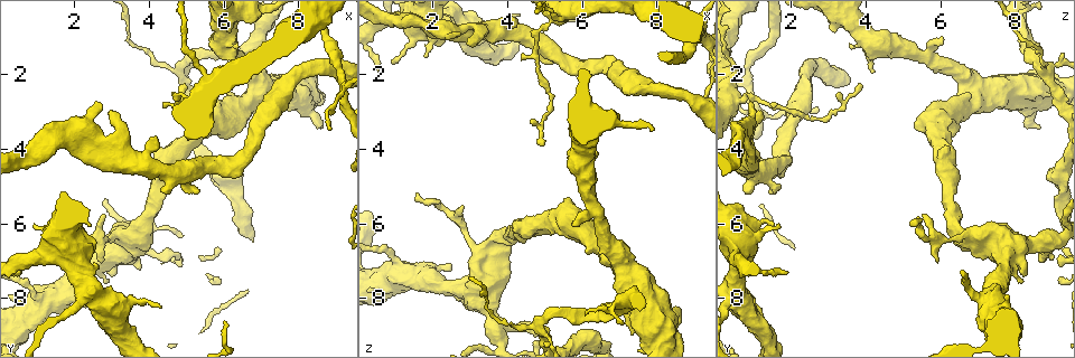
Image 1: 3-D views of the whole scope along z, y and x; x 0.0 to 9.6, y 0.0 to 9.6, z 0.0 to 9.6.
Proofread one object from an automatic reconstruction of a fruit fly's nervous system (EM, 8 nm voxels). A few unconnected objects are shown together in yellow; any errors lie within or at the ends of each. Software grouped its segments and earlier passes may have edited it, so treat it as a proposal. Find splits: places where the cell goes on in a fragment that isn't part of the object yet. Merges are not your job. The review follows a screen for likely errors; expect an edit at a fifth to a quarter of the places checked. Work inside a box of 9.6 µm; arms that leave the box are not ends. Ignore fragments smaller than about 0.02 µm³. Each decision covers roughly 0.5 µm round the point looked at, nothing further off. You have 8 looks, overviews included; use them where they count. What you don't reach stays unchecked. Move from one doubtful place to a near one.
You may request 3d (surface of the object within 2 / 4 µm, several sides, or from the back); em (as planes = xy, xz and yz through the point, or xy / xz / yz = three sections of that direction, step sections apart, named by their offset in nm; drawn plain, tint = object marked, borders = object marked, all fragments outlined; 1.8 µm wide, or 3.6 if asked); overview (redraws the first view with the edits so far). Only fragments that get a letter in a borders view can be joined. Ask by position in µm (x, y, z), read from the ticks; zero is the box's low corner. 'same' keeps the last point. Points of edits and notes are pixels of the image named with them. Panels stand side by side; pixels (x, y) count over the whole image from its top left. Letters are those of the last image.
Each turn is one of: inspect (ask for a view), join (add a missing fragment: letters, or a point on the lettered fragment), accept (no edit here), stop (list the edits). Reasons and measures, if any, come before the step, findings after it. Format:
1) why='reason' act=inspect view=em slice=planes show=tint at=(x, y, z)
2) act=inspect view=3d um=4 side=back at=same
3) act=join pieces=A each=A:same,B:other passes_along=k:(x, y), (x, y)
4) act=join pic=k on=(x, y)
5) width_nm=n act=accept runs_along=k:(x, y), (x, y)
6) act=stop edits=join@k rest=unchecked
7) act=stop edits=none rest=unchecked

why='calibre changes' act=inspect view=3d um=2 at=(0.80, 7.75, 6.70)

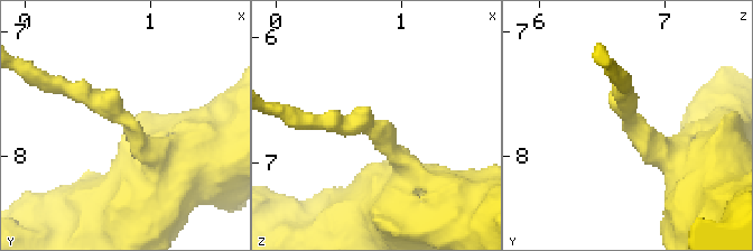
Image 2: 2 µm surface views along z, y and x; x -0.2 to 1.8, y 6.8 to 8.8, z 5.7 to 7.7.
why='shape alone is not enough' act=inspect view=em slice=planes show=borders at=(0.80, 7.70, 6.76)

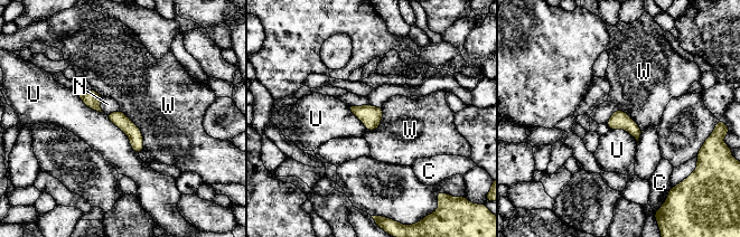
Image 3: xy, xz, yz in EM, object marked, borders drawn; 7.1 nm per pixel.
width_nm=110 act=accept each=C:other,N:other,U:other,W:other runs_along=3:(111, 115), (134, 134), (138, 149) found='no lettered fragment goes on from it'

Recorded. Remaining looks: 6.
why='branch stops here' act=inspect view=3d um=4 at=(5.80, 1.00, 6.05)

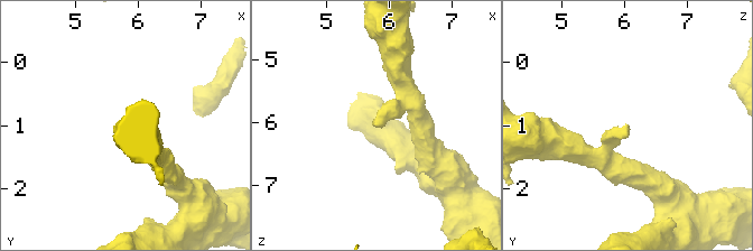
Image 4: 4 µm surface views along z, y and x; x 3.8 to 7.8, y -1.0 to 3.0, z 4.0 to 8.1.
act=inspect view=em slice=planes show=tint at=(5.80, 1.00, 6.00)

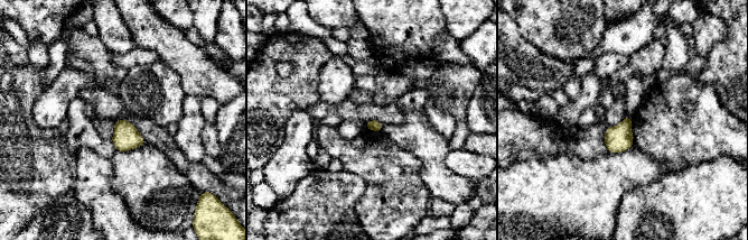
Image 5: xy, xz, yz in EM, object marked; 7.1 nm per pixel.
act=inspect view=em slice=planes show=borders at=same

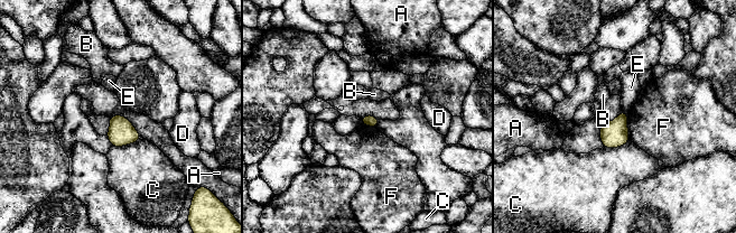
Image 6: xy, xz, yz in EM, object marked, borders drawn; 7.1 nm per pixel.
longest_contact=C:220nm act=accept each=A:other,B:other,C:other,D:other,E:other,F:other border=6:(623, 111), (626, 113) found='no lettered fragment goes on from it'

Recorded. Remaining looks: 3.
why='an open end' act=inspect view=3d um=4 at=(2.95, 2.95, 1.15)

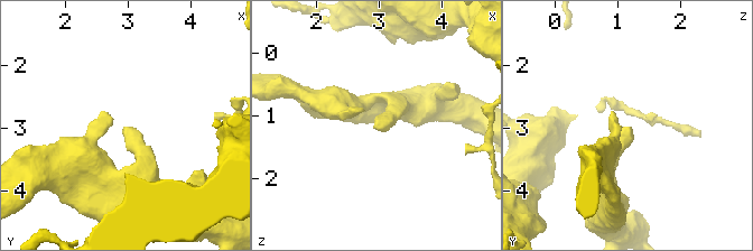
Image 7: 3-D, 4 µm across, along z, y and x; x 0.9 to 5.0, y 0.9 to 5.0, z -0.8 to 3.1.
act=inspect view=em slice=planes show=borders at=(2.90, 3.00, 1.15)

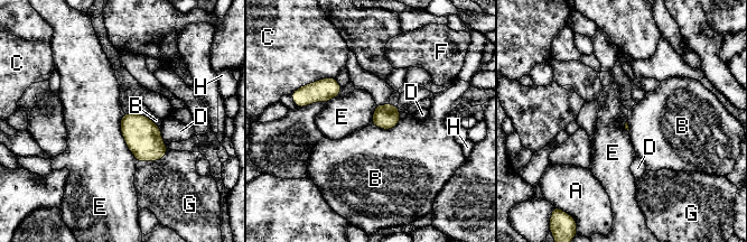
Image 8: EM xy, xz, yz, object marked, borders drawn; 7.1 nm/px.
act=accept each=A:other,B:other,C:other,D:other,E:other,F:other,G:other,H:other found='no lettered fragment goes on from it'

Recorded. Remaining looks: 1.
act=stop edits=none rest=unchecked

